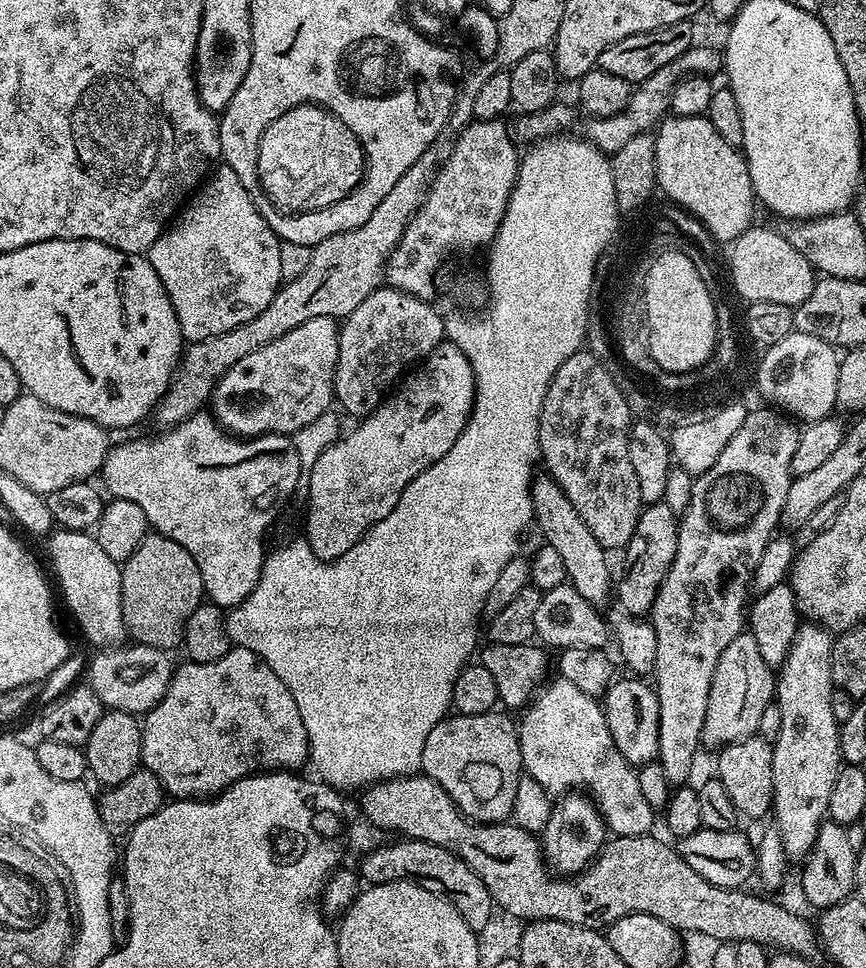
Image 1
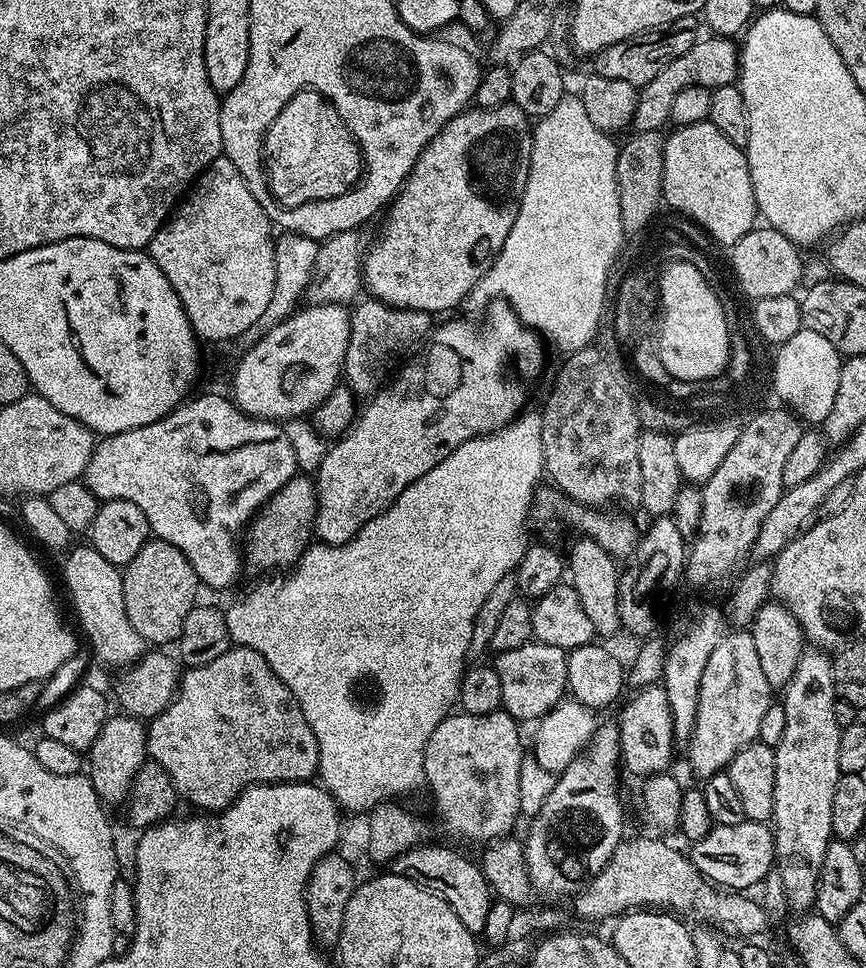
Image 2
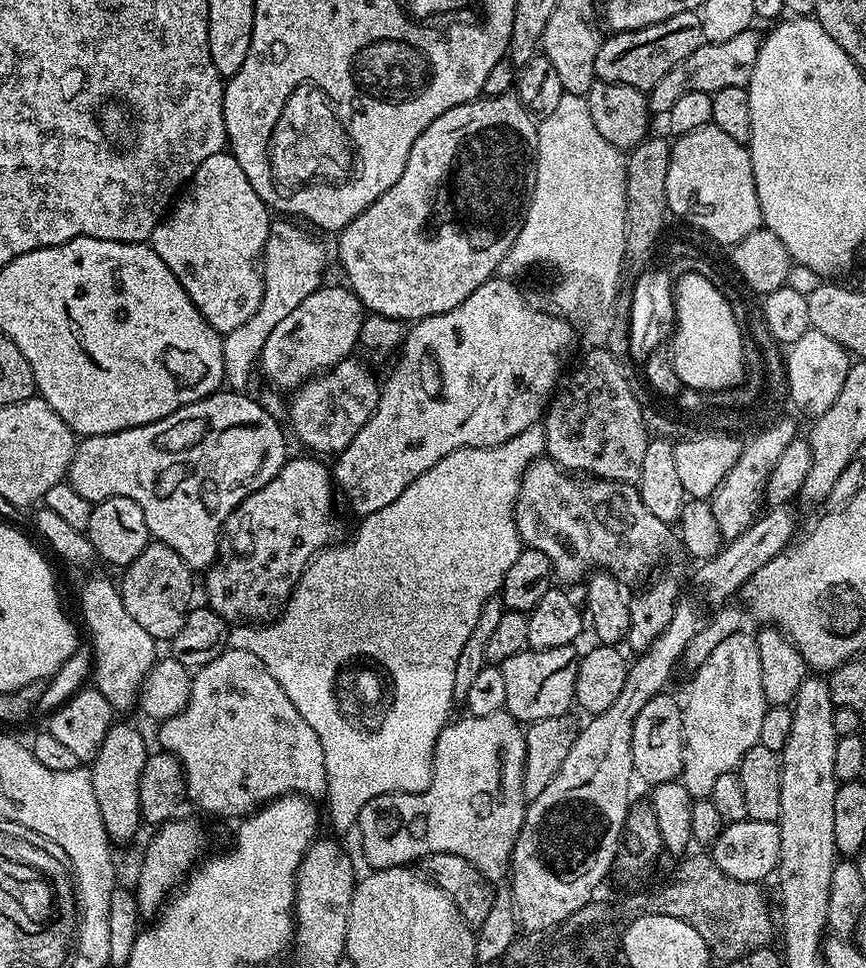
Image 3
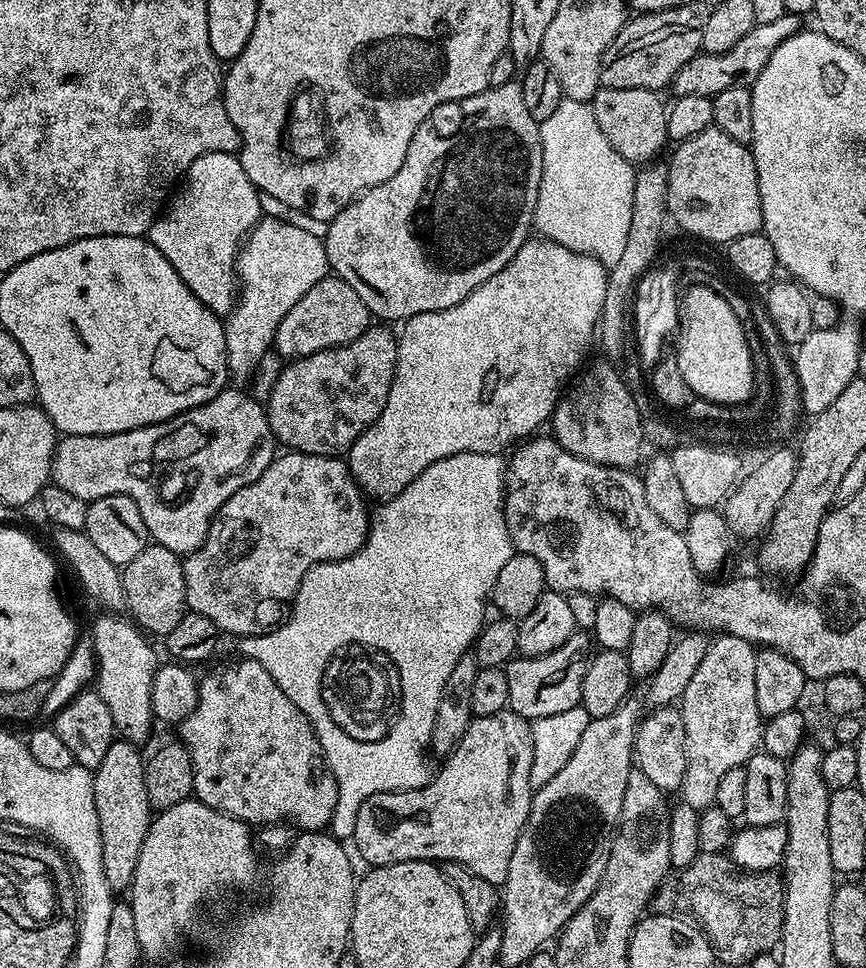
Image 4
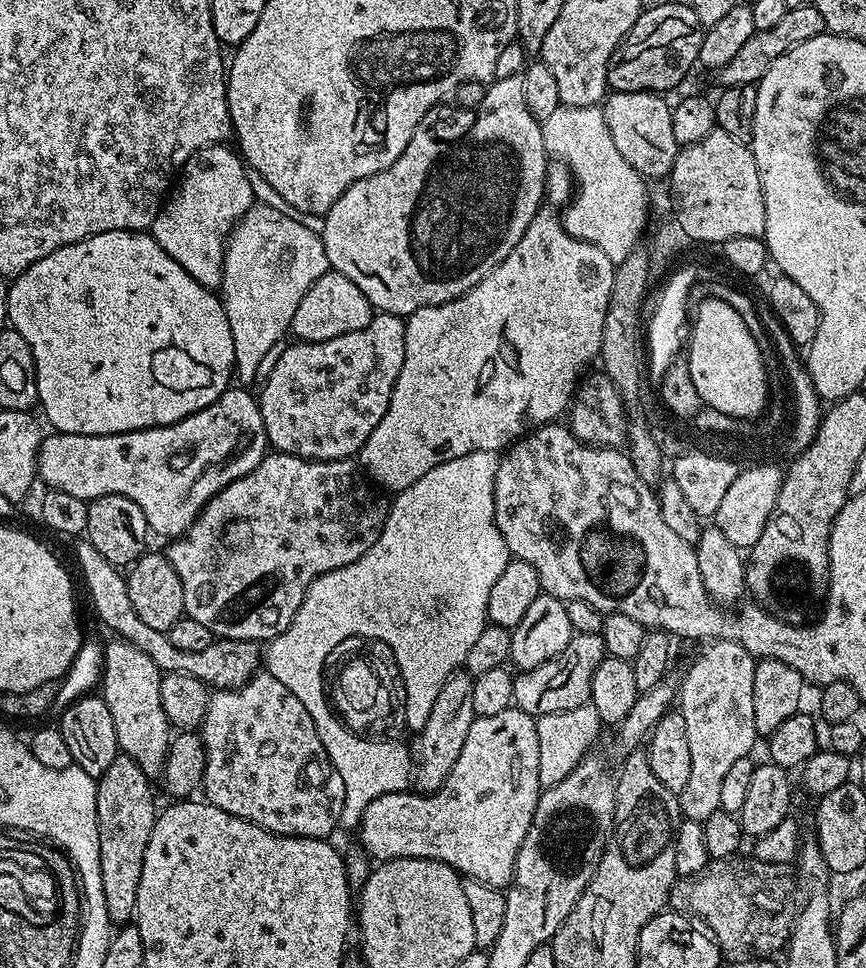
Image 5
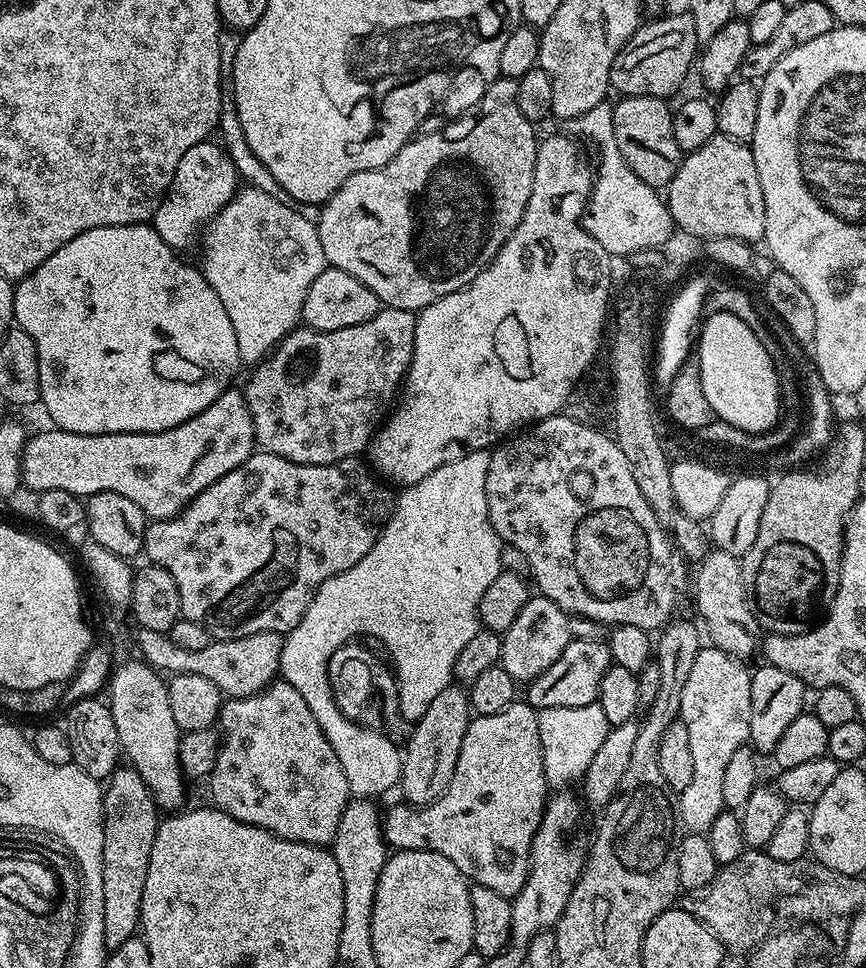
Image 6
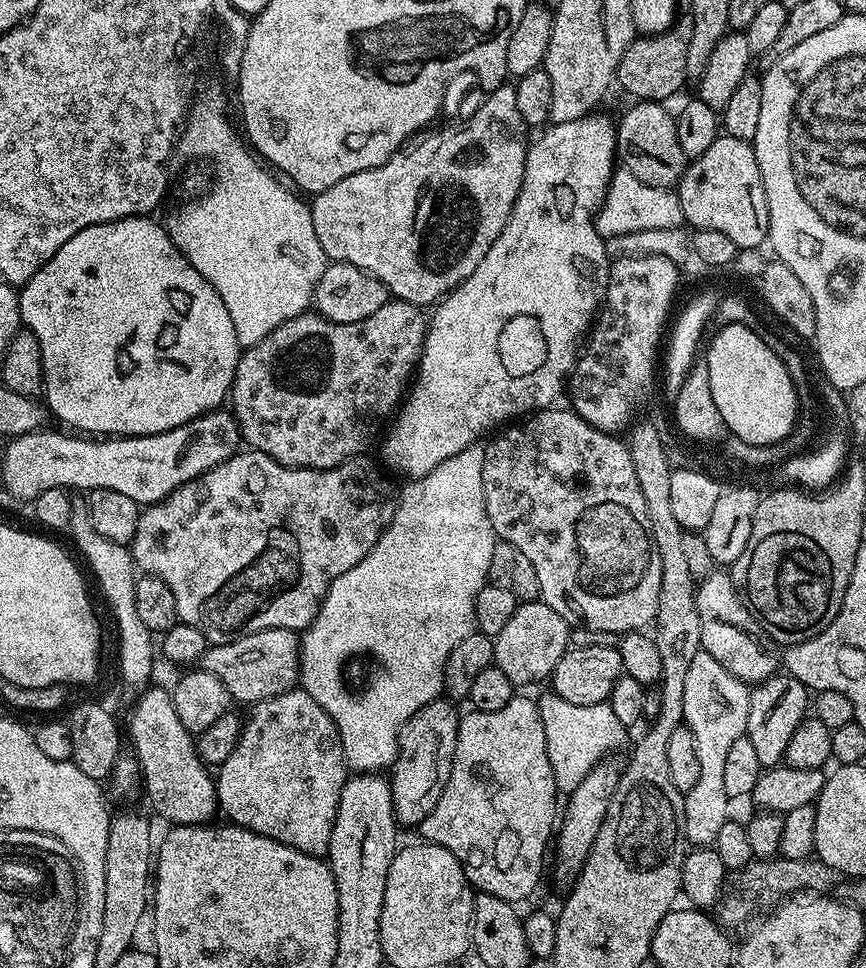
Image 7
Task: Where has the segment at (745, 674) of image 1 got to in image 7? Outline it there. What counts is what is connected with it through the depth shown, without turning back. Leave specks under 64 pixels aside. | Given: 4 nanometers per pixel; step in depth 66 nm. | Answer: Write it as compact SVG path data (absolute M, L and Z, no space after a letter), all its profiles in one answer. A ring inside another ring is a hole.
M701 651L694 654L690 670L686 673L686 687L682 697L684 724L694 734L694 746L698 750L698 782L684 793L684 839L692 846L712 846L718 838L718 830L729 820L726 794L726 754L738 738L746 735L746 718L750 714L749 685L743 684L718 658Z

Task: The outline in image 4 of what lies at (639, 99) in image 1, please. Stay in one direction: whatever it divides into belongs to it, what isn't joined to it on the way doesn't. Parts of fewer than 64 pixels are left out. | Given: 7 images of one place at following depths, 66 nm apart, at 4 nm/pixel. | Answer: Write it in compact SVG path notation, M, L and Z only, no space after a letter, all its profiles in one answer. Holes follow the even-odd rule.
M784 12L782 18L778 18L774 22L754 25L750 34L745 34L735 46L730 46L730 50L726 50L722 54L701 51L699 56L690 58L690 62L686 62L686 66L682 66L682 70L678 70L678 74L672 79L670 85L671 95L677 97L686 94L702 94L713 97L722 94L722 90L726 90L730 86L747 88L755 84L758 74L762 74L762 70L766 70L766 62L770 62L774 50L778 50L778 46L782 46L782 42L786 42L786 38L801 31L801 17L795 16L792 12Z

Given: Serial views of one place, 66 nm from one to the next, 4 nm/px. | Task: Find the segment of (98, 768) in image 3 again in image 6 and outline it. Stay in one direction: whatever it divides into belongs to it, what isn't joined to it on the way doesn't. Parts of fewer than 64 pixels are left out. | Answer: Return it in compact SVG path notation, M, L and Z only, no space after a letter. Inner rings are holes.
M131 766L117 767L108 777L103 793L102 915L106 926L106 946L111 950L137 935L140 928L142 886L146 886L146 866L150 866L158 809L146 782L142 782Z

